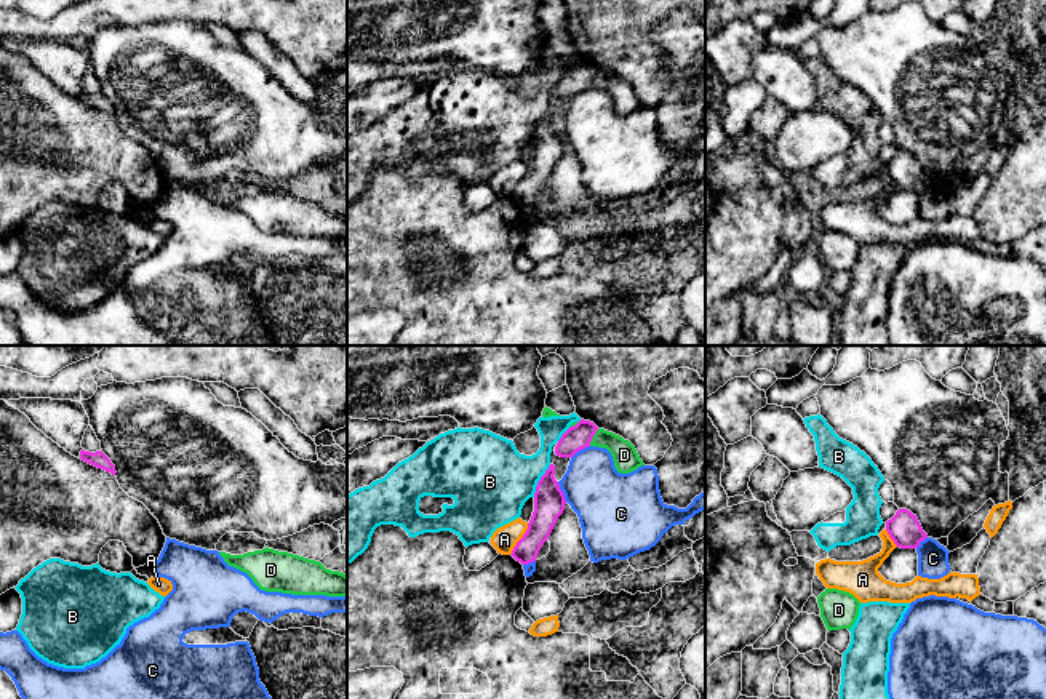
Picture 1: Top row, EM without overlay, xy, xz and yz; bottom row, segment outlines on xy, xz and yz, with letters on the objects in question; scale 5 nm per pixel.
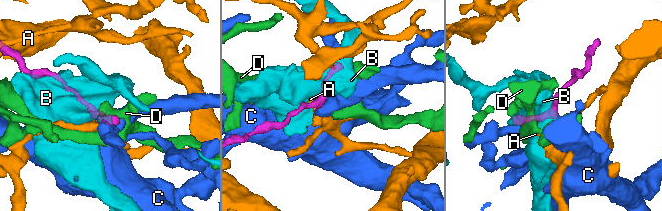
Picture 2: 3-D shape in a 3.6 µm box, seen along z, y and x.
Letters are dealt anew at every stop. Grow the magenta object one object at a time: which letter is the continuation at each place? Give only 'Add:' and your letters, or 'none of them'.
Add: none of them

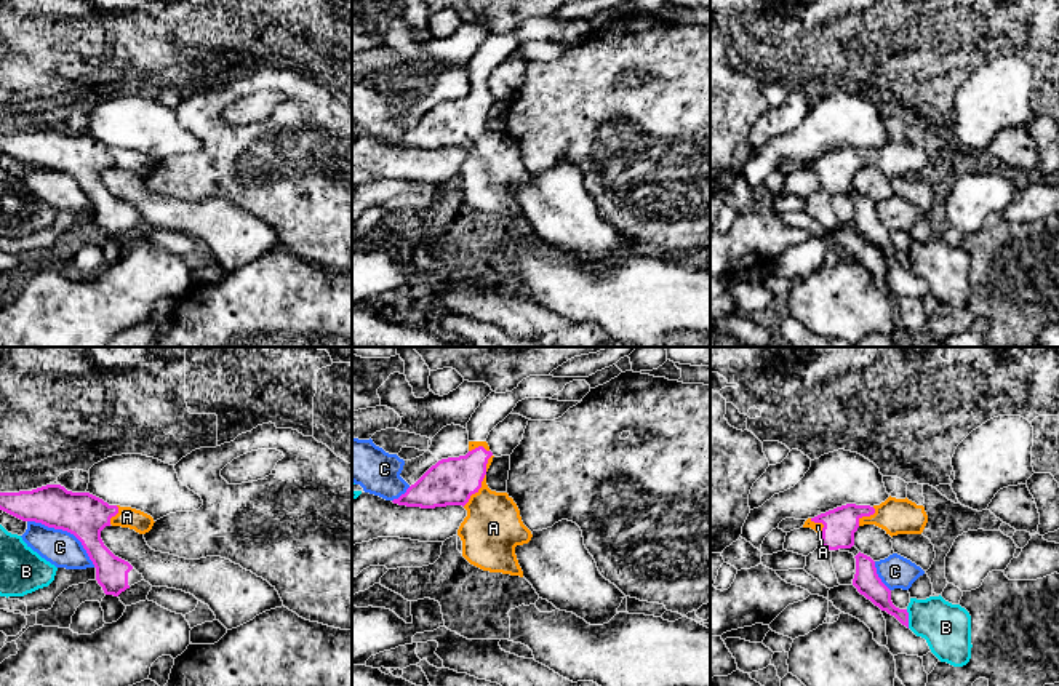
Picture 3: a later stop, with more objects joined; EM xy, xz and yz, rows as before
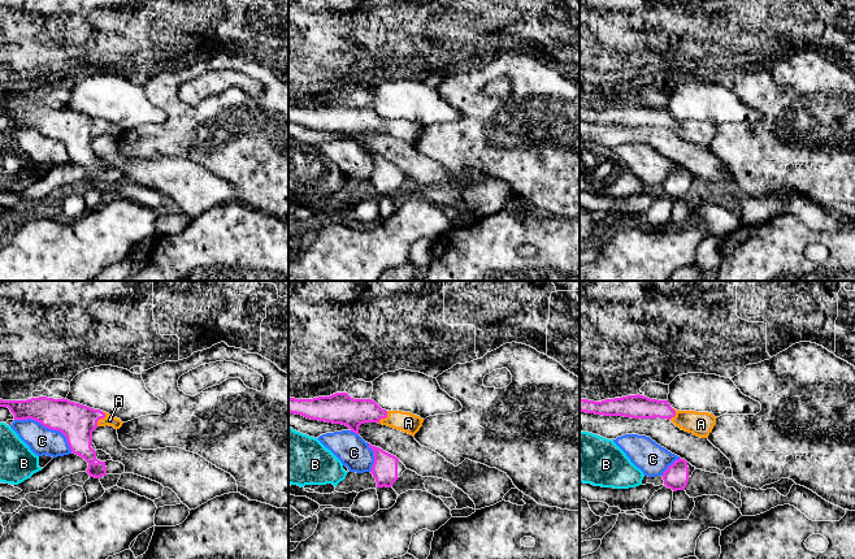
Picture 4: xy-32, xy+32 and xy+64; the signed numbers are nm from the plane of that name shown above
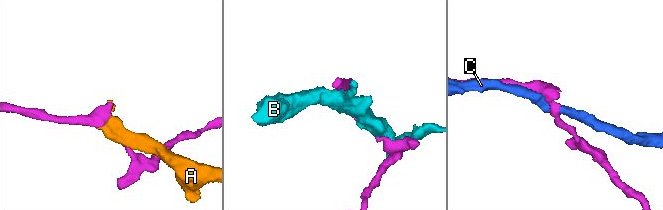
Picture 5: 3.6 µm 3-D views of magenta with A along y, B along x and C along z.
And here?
Add: A

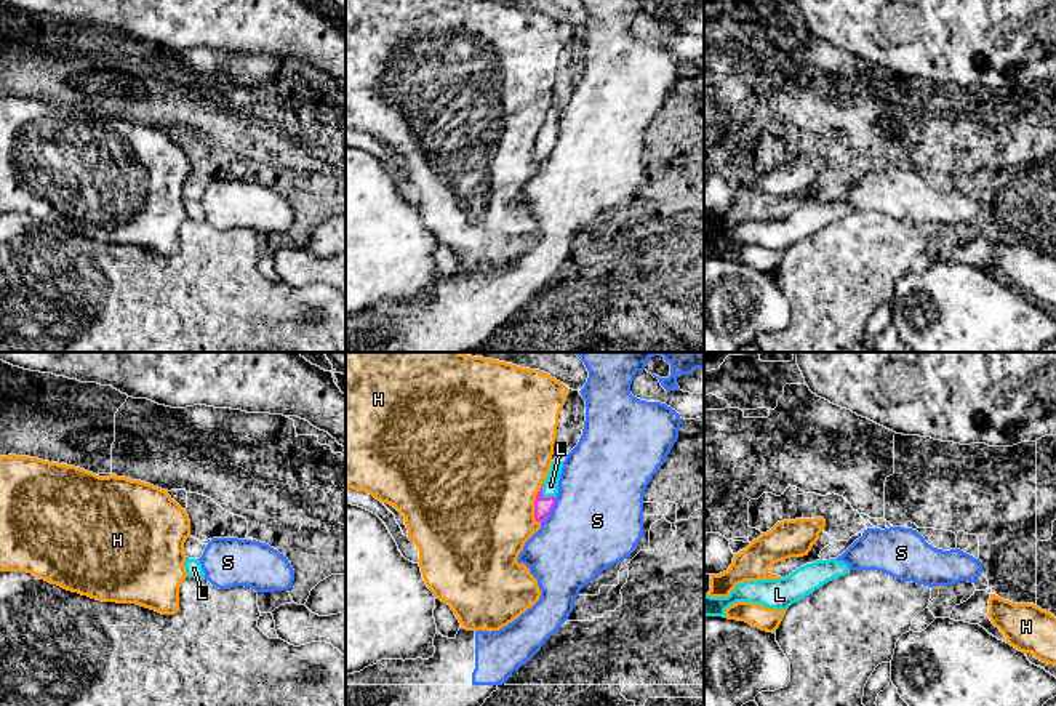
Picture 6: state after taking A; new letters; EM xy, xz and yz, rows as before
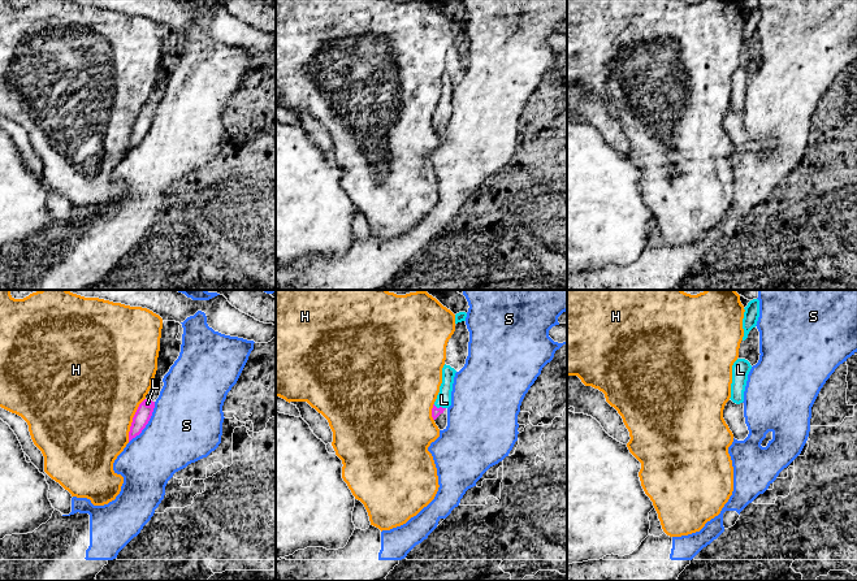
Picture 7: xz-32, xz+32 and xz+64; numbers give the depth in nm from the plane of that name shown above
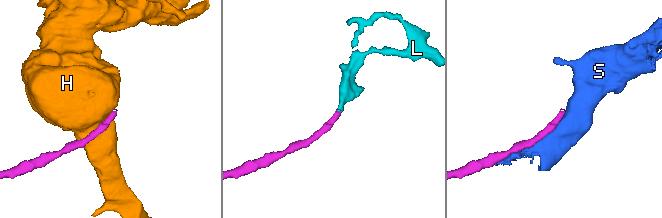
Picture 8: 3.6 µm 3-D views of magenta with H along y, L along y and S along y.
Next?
Add: L

